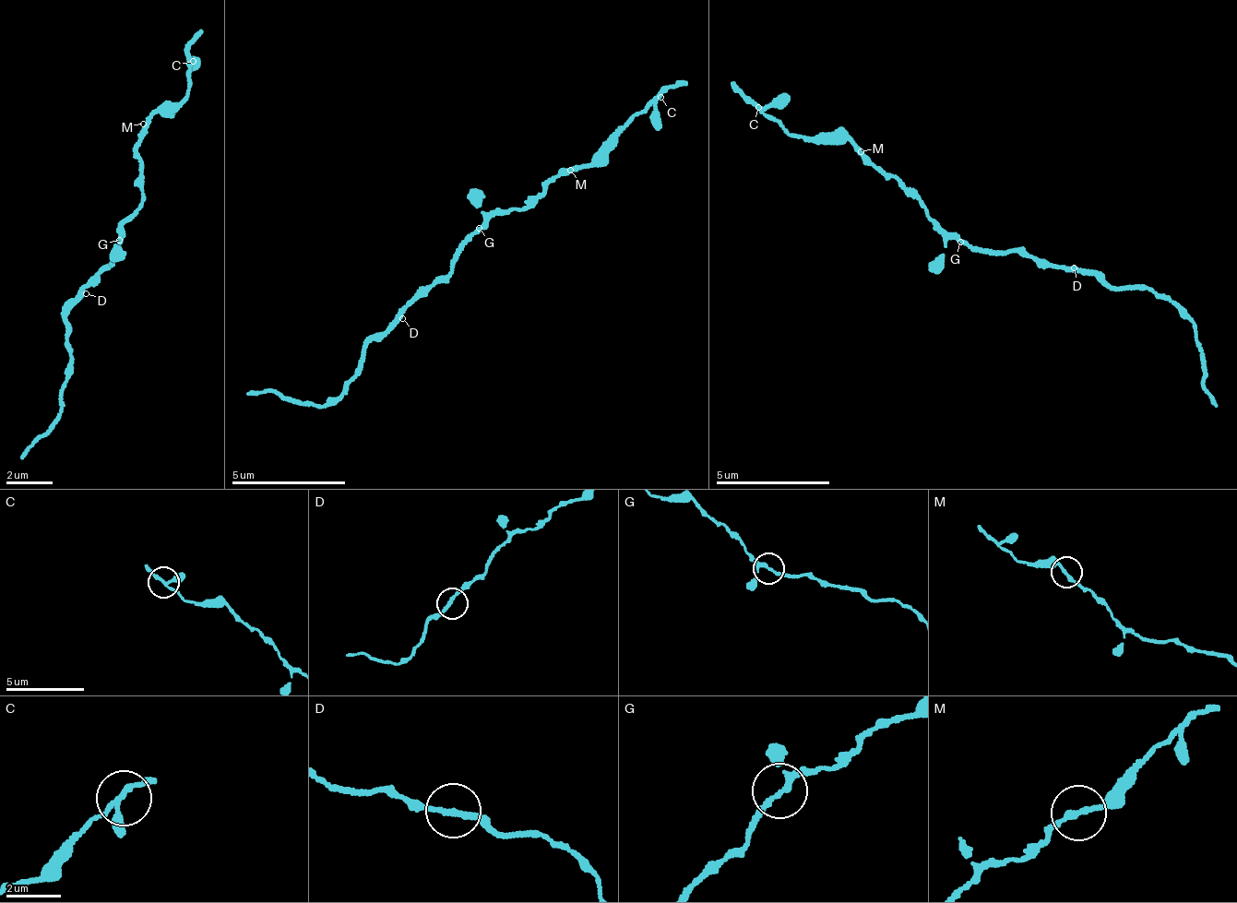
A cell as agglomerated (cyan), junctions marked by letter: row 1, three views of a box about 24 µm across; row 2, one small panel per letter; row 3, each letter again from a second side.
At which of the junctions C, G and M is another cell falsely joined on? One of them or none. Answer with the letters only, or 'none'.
none

